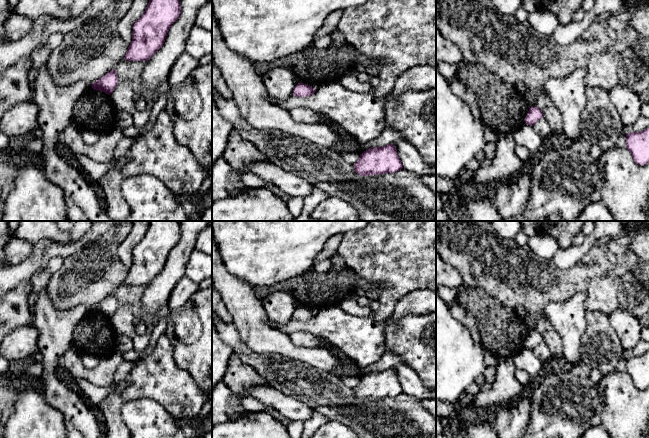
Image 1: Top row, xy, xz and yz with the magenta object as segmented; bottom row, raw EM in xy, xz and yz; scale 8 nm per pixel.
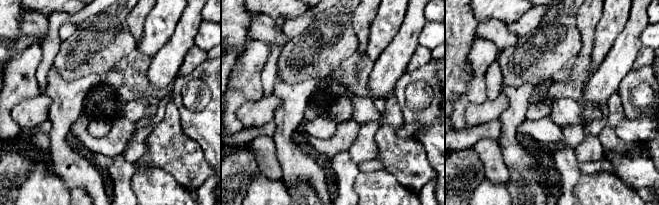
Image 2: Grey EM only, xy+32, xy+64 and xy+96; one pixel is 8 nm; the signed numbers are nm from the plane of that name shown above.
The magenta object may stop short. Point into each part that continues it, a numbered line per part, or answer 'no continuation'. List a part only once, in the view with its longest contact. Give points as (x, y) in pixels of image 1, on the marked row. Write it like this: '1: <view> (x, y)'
no continuation

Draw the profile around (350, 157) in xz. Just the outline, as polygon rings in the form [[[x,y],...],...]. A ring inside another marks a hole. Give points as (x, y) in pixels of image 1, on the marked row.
[[[344,151],[340,153],[341,157],[346,161],[347,163],[354,165],[360,157],[360,154],[357,152],[349,152],[349,151]]]

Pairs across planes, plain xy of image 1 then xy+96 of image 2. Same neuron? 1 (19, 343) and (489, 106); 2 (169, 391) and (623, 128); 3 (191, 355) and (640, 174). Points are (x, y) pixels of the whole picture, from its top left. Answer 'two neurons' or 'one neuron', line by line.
1: one neuron
2: two neurons
3: two neurons

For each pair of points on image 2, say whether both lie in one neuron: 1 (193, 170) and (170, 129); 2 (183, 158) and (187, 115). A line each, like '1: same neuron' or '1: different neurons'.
1: same neuron
2: different neurons

